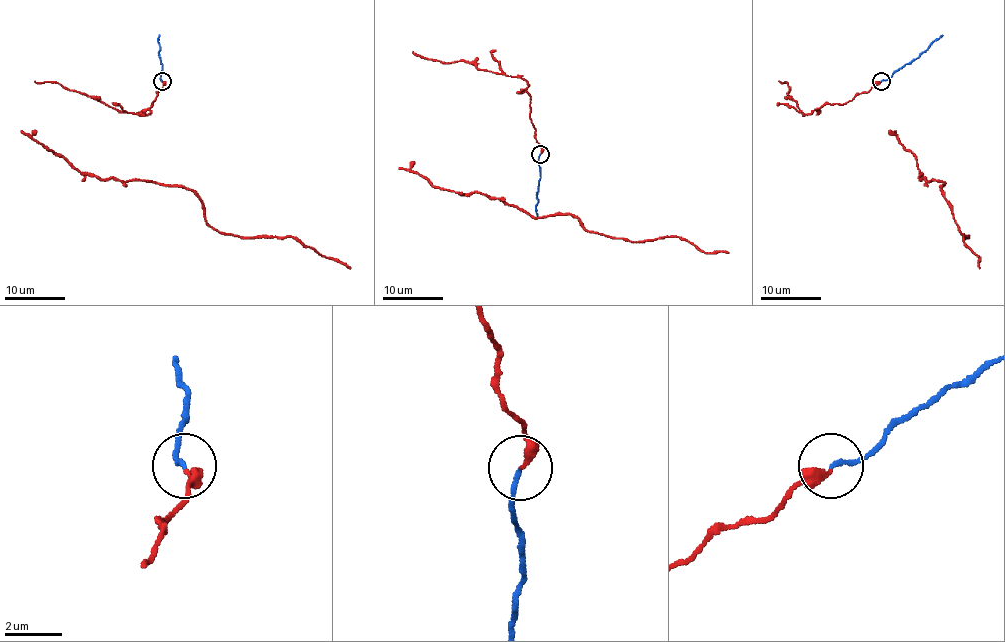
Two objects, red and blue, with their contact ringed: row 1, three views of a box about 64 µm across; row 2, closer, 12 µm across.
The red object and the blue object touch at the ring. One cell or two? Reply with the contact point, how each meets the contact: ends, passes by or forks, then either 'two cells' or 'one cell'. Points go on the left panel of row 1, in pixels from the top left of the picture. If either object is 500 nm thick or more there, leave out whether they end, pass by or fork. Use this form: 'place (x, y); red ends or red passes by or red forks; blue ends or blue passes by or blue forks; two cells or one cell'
place (162, 81); red ends; blue ends; one cell

